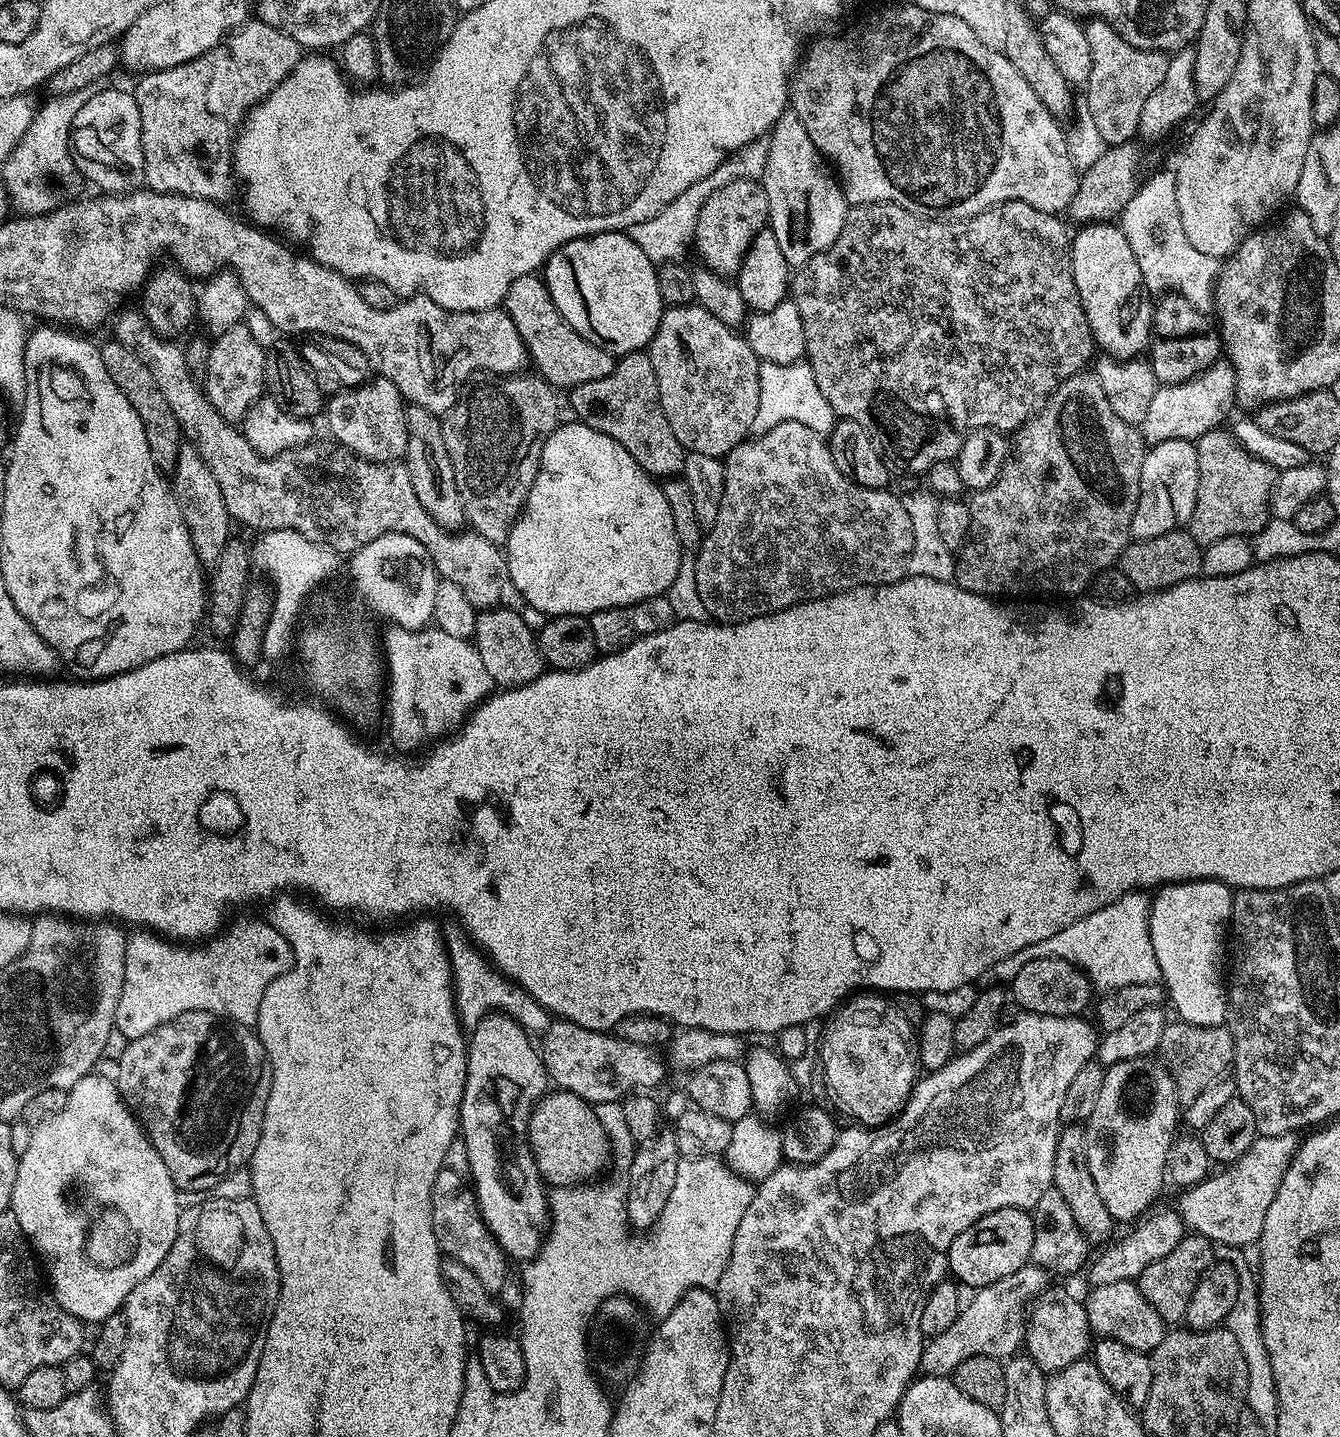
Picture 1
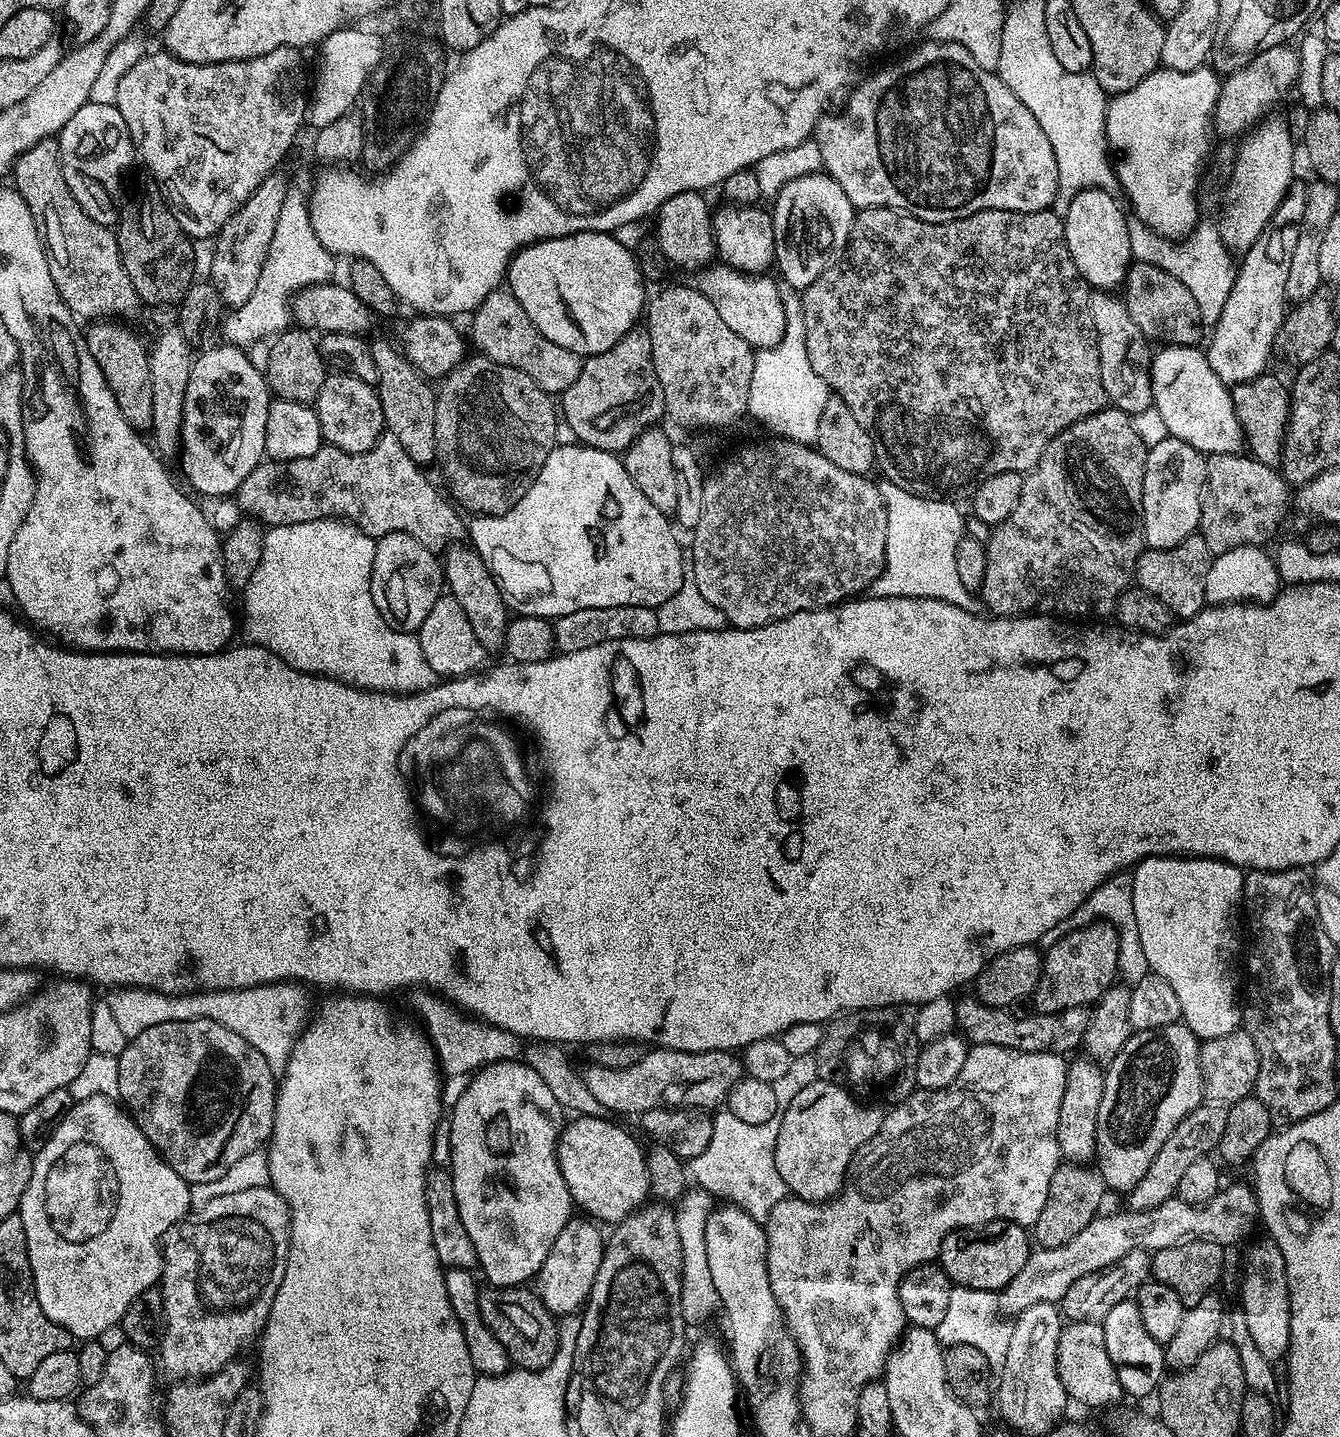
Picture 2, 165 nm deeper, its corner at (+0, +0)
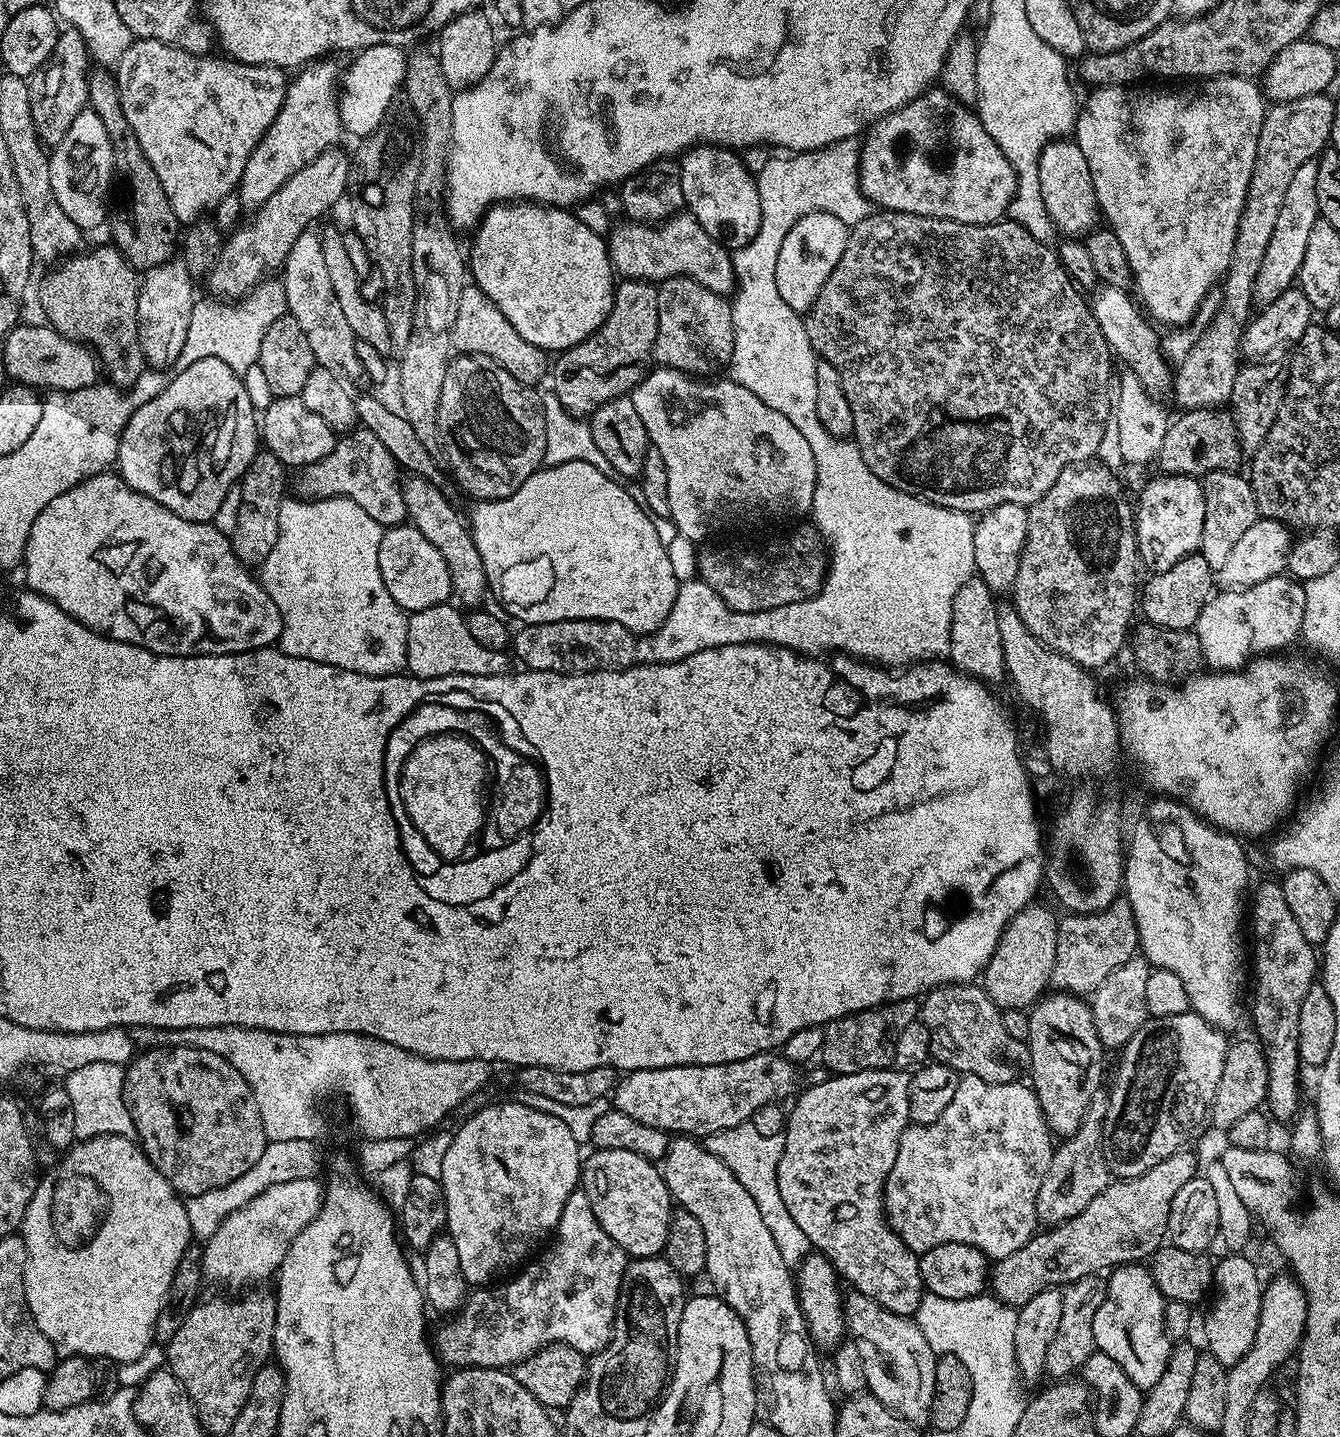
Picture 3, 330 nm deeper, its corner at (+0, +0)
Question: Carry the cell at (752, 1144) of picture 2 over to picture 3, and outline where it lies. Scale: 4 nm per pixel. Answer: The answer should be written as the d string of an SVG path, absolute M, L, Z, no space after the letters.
M748 1121L705 1137L704 1145L708 1152L725 1162L727 1168L738 1178L738 1182L754 1198L758 1210L761 1211L762 1222L769 1227L782 1260L791 1268L799 1267L804 1257L809 1255L812 1247L802 1230L799 1229L798 1222L791 1217L790 1210L786 1208L778 1189L777 1166L781 1160L782 1147L785 1145L784 1133L760 1134L751 1121Z

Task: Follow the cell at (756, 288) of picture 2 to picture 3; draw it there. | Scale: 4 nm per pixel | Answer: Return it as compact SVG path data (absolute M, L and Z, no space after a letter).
M687 210L663 220L661 224L624 222L621 228L620 225L613 227L606 243L617 277L659 282L672 276L685 276L706 286L706 290L714 290L714 294L719 296L728 298L733 295L736 275L729 249L710 238Z

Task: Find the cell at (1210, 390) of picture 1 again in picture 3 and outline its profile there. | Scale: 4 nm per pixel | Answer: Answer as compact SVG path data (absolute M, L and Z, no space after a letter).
M1316 160L1302 162L1302 167L1294 174L1290 187L1286 190L1286 198L1282 202L1282 211L1278 213L1278 222L1270 242L1266 245L1266 255L1262 257L1262 267L1258 270L1258 278L1254 282L1253 301L1263 306L1274 302L1288 288L1297 283L1302 270L1302 258L1306 258L1306 245L1310 239L1310 230L1314 222L1320 219L1318 210L1318 163Z

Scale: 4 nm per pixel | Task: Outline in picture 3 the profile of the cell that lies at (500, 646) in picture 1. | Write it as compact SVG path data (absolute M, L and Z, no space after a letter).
M409 475L402 484L402 498L406 502L408 520L412 527L419 530L431 544L442 554L446 566L450 570L452 596L460 599L465 609L476 610L488 592L486 566L482 566L482 554L478 554L478 546L474 546L469 525L456 513L456 508L444 497L439 485L421 476Z

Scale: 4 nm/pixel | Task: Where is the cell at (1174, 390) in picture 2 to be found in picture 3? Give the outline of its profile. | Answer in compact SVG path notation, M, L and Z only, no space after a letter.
M1109 284L1097 287L1094 295L1096 297L1091 297L1090 300L1092 313L1113 357L1119 363L1121 360L1125 364L1123 367L1137 376L1148 393L1158 394L1166 391L1167 388L1169 391L1174 384L1173 369L1161 351L1161 337L1156 336L1157 329L1142 315L1137 301L1125 289L1115 288Z

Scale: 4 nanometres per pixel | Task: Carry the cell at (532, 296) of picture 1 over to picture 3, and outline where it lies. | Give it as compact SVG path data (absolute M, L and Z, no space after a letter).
M465 286L462 290L462 298L458 298L458 318L454 318L454 330L452 331L452 347L457 353L466 356L485 356L502 366L518 382L529 386L539 385L543 376L550 372L550 356L544 349L534 346L534 342L526 342L510 322L506 322L506 314L486 298L481 288Z

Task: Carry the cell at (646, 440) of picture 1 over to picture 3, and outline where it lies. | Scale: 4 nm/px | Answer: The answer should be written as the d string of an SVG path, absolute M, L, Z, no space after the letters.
M621 279L606 322L597 332L555 357L550 368L551 379L556 379L554 398L571 416L590 417L604 403L629 395L648 375L658 338L656 290L657 285L647 280Z

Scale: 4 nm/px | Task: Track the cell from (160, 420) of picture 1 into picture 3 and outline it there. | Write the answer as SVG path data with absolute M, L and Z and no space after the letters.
M114 246L96 248L93 252L81 251L57 263L56 268L40 284L40 308L44 311L43 319L55 332L77 344L87 344L96 354L109 381L121 390L131 386L146 370L146 361L142 346L138 342L138 294L140 280L137 269L129 264L128 259Z

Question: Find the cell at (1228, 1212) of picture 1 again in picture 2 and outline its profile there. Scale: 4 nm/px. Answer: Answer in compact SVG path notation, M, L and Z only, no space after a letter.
M1232 1184L1229 1188L1227 1185L1203 1206L1193 1206L1173 1198L1145 1212L1123 1210L1117 1216L1097 1215L1086 1230L1074 1234L1066 1246L1036 1250L1029 1255L1026 1266L1022 1266L1016 1277L998 1293L1001 1313L1005 1317L1015 1318L1032 1306L1055 1305L1063 1301L1066 1290L1070 1290L1078 1278L1103 1272L1131 1252L1143 1250L1151 1254L1163 1248L1188 1244L1191 1240L1209 1240L1221 1246L1238 1243L1258 1224L1256 1194L1245 1184Z

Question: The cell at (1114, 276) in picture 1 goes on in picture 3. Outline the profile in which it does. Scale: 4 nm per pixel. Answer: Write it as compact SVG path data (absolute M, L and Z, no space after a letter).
M1061 138L1045 146L1040 155L1040 185L1042 186L1042 202L1046 206L1048 216L1057 233L1065 232L1063 235L1068 238L1084 238L1097 227L1102 213L1096 202L1094 182L1090 178L1090 166L1075 139Z

